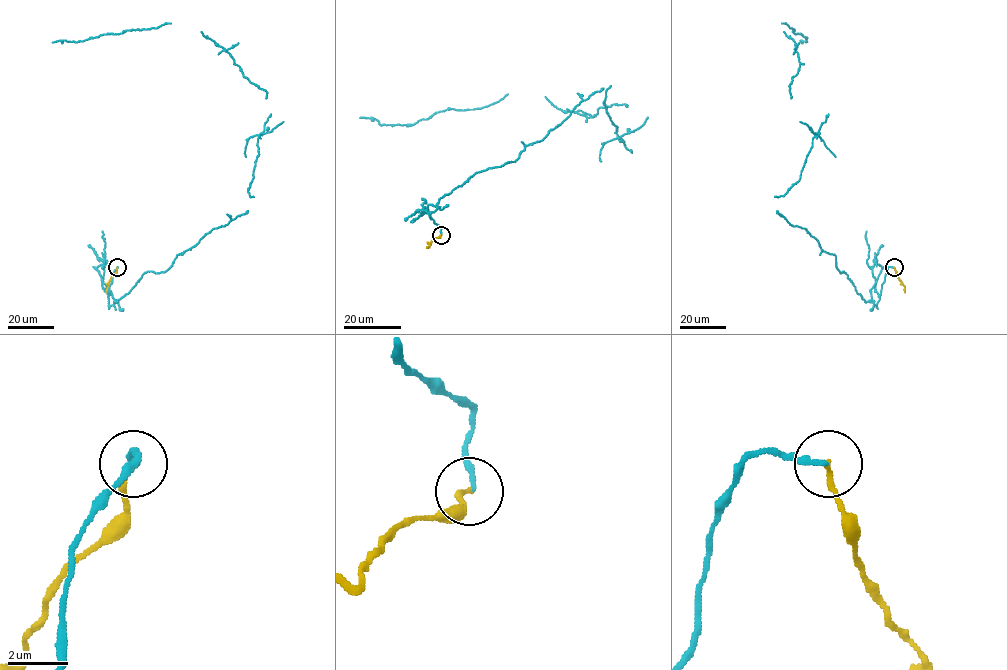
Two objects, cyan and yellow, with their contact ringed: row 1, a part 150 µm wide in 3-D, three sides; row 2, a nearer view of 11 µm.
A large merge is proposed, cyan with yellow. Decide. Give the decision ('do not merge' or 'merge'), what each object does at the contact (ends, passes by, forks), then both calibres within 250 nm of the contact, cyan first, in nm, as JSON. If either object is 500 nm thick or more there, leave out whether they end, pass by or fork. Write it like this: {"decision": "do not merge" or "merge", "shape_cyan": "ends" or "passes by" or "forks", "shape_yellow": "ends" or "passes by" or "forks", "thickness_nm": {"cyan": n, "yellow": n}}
{"decision": "do not merge", "shape_cyan": "ends", "shape_yellow": "ends", "thickness_nm": {"cyan": 180, "yellow": 170}}

